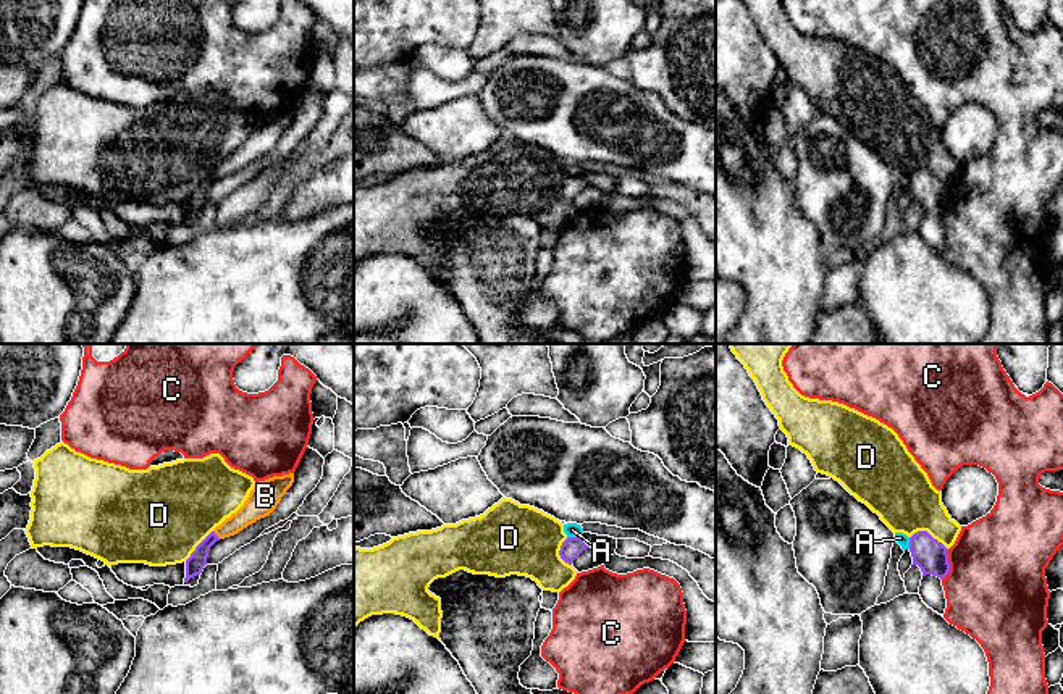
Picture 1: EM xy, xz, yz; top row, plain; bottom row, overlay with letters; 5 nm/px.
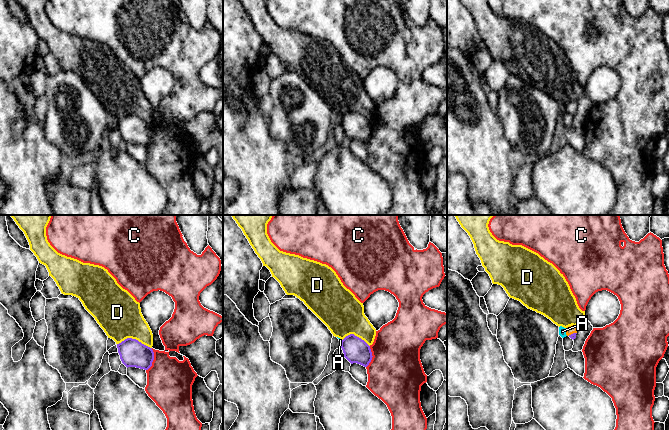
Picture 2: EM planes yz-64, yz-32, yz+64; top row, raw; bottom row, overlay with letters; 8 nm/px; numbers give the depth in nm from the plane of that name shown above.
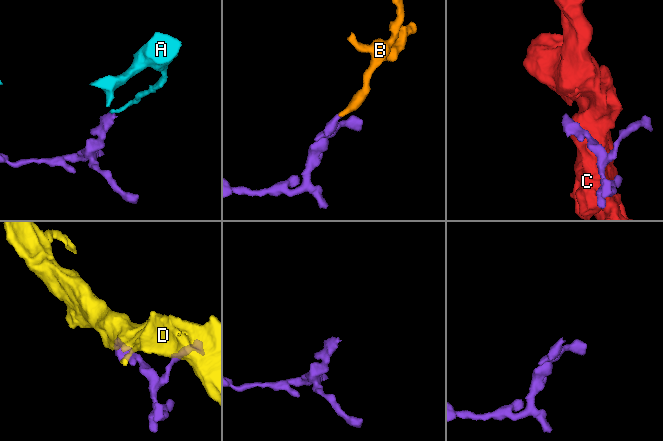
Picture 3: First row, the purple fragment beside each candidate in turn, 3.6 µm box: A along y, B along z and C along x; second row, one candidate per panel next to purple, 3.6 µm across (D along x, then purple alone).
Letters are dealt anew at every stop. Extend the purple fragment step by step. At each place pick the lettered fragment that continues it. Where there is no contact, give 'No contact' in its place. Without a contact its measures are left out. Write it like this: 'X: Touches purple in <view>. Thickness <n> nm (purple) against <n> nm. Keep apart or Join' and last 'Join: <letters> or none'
A: Touches purple in xz. Thickness 100 nm (purple) against 80 nm. Keep apart
B: Touches purple in xy. Thickness 90 nm (purple) against 120 nm. Join
C: Touches purple in yz. Thickness 160 nm (purple) against 480 nm. Keep apart
D: Touches purple in yz. Thickness 160 nm (purple) against 320 nm. Keep apart
Join: B

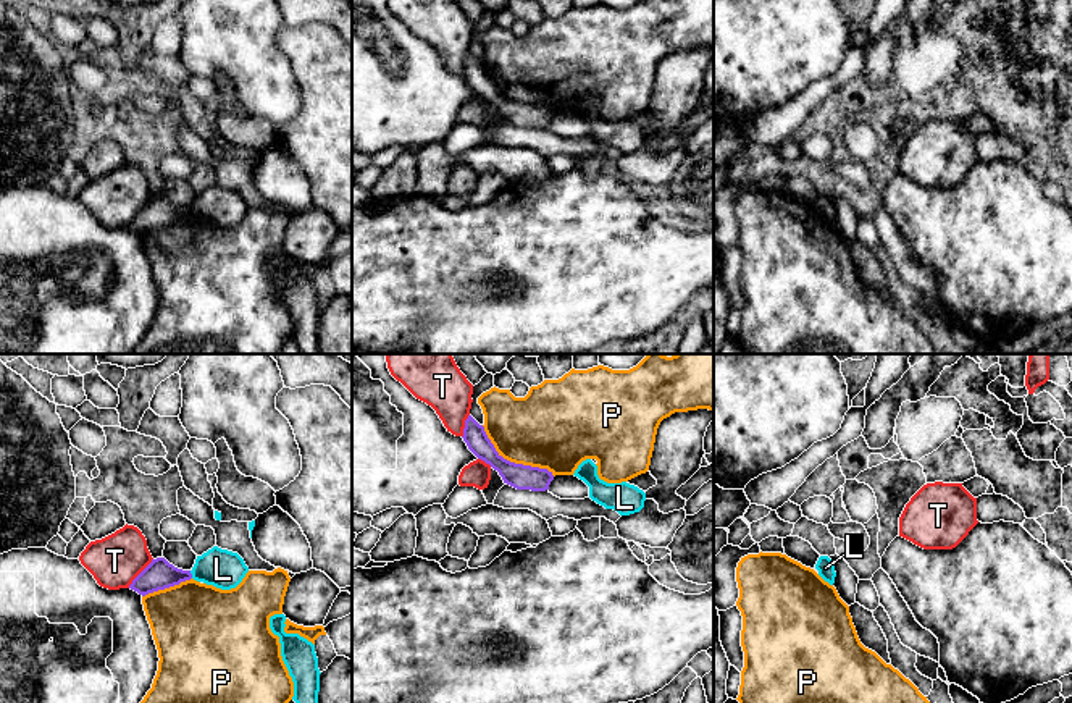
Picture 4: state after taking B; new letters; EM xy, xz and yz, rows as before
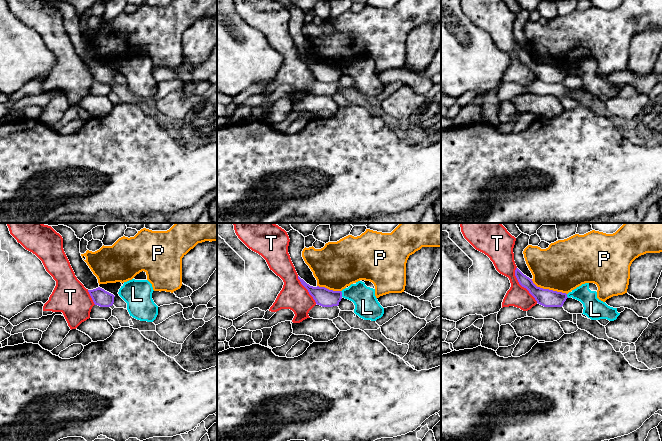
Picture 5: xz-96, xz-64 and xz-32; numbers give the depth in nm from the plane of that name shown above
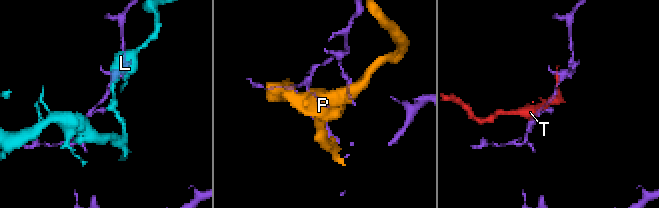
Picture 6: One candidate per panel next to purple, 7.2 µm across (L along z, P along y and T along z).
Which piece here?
L: Touches purple in xy. Thickness 150 nm (purple) against 190 nm. Keep apart
P: Touches purple in xz. Thickness 130 nm (purple) against 400 nm. Keep apart
T: Touches purple in xy. Thickness 150 nm (purple) against 260 nm. Keep apart
Join: none

